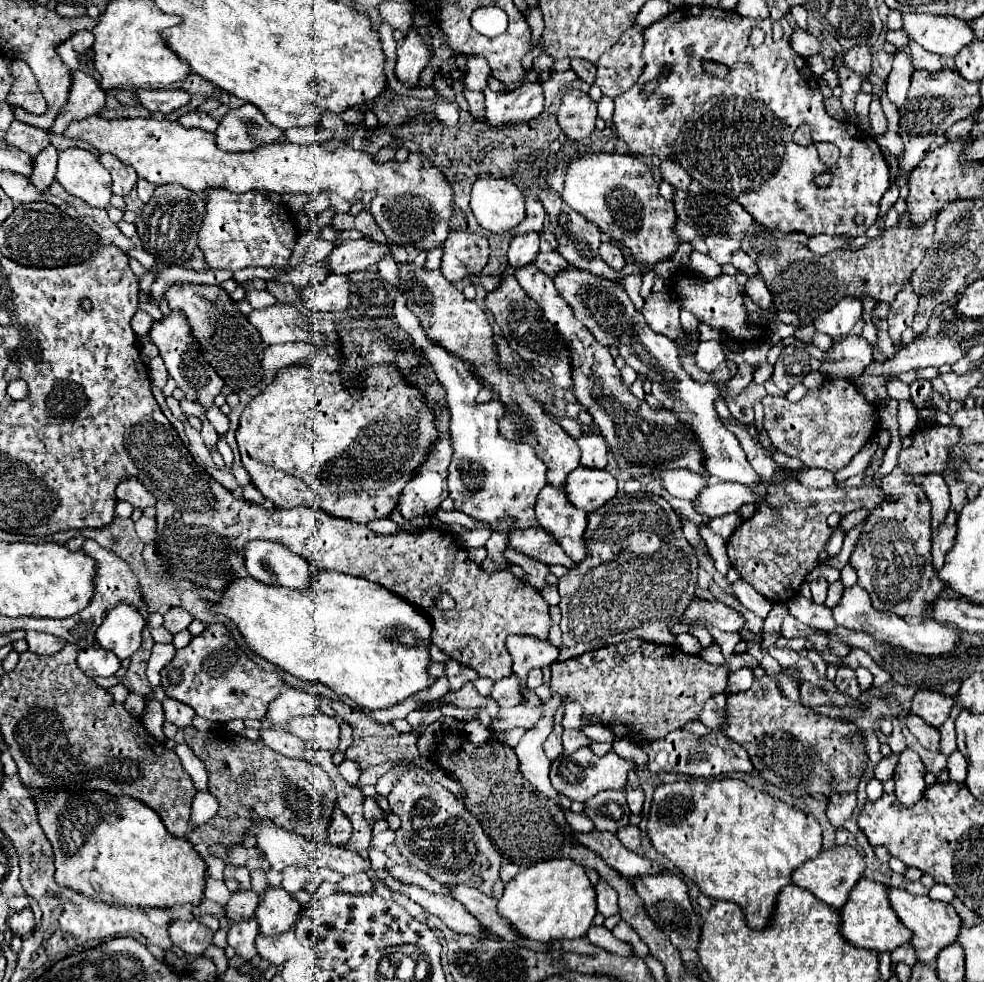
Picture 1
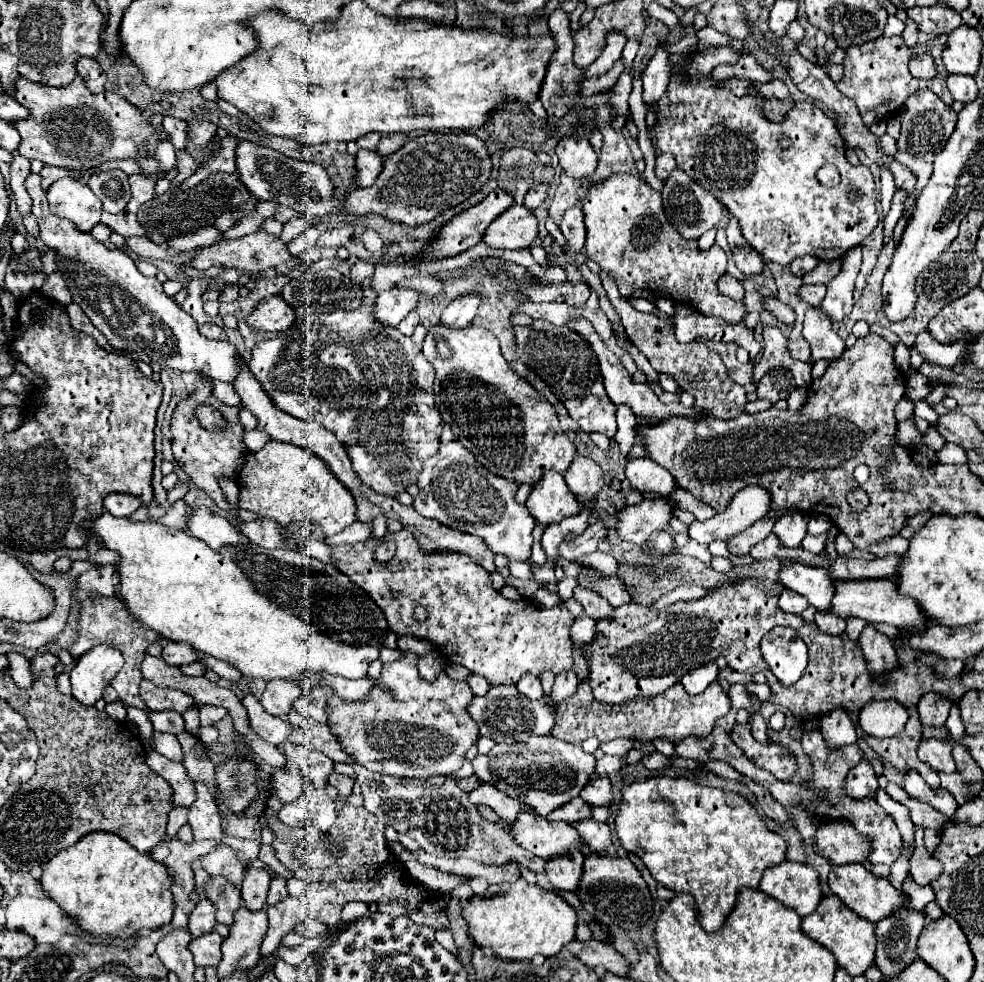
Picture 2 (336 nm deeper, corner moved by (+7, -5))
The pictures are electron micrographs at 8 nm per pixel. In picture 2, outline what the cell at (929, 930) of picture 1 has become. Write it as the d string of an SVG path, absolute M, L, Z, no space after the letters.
M847 864L847 866L831 866L829 872L829 888L835 896L841 898L853 912L857 912L861 918L869 922L879 922L895 912L895 908L903 906L905 898L903 892L895 890L887 878L875 876L871 870L867 870L863 864Z

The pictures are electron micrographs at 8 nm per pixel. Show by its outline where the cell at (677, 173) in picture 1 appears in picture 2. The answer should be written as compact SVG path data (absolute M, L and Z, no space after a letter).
M659 154L657 156L657 178L667 180L667 176L675 170L675 158L673 154Z

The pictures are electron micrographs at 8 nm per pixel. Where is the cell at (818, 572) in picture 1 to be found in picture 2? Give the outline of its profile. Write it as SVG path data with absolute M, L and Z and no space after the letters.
M785 514L775 522L773 534L777 534L783 546L797 548L807 536L807 522L809 522L807 514Z

